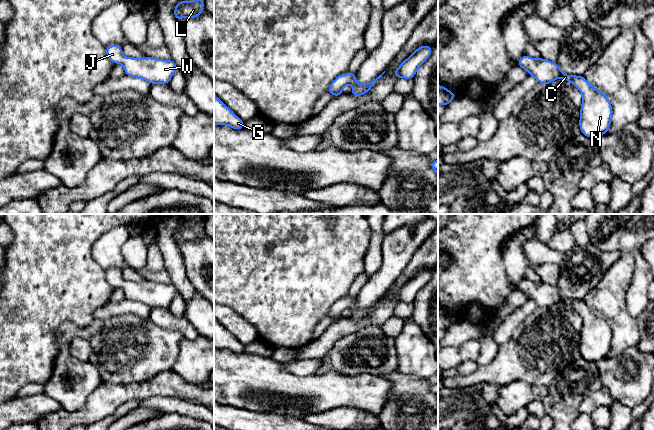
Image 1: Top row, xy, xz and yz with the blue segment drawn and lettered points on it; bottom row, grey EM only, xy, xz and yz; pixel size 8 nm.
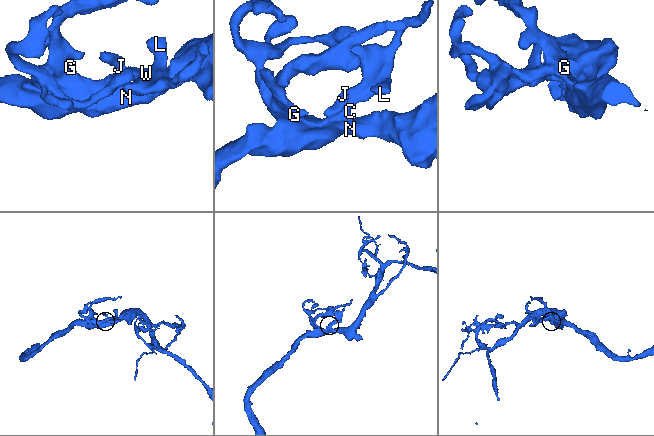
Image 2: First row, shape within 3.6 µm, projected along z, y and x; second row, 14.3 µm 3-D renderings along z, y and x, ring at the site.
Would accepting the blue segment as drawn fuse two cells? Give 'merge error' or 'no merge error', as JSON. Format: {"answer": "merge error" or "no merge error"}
{"answer": "no merge error"}

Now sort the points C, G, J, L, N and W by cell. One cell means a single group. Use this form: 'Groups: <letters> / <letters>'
Groups: C G J L N W

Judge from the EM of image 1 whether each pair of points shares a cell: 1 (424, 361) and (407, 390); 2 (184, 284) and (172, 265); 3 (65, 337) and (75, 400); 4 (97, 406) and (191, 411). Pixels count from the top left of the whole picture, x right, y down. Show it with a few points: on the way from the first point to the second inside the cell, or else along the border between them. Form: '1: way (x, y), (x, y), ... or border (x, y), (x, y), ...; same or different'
1: border (396, 370), (427, 379); different
2: way (179, 279), (176, 270); same
3: way (64, 353), (65, 366), (74, 377), (74, 384); same
4: border (164, 396), (150, 396), (141, 401); different

